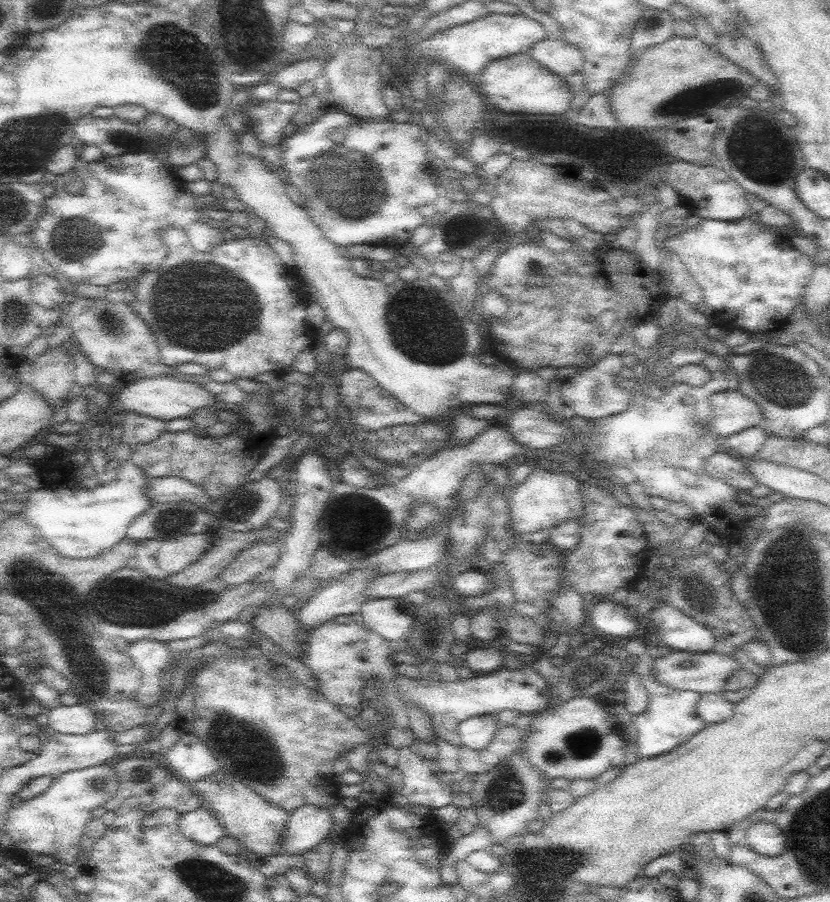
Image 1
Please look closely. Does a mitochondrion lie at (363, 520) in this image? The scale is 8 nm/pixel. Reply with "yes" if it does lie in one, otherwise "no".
yes

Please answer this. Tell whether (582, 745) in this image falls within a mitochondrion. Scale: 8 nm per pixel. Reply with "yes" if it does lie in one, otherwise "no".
yes

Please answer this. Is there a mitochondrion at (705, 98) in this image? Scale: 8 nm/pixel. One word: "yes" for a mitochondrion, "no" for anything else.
yes

